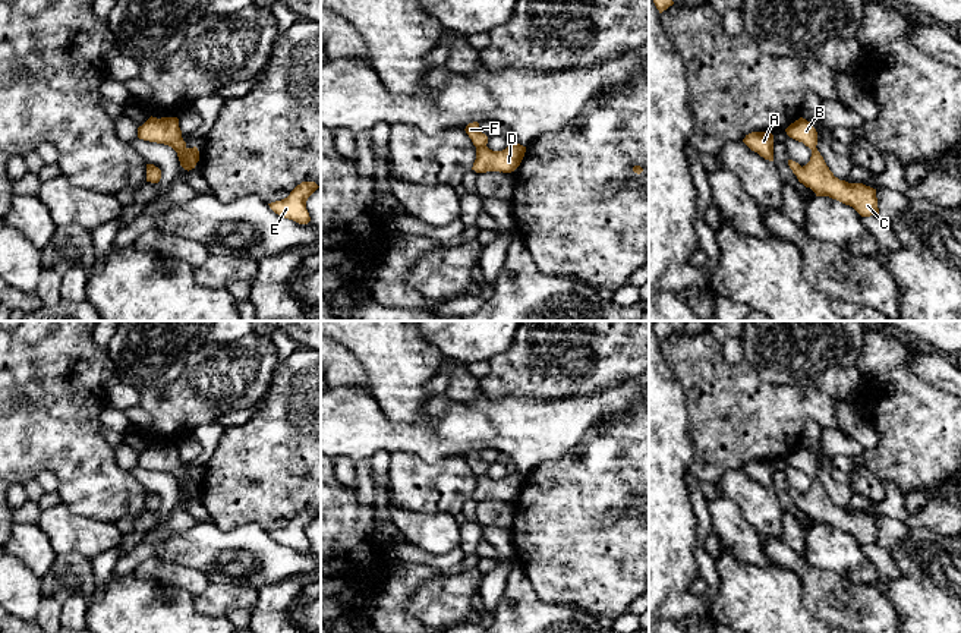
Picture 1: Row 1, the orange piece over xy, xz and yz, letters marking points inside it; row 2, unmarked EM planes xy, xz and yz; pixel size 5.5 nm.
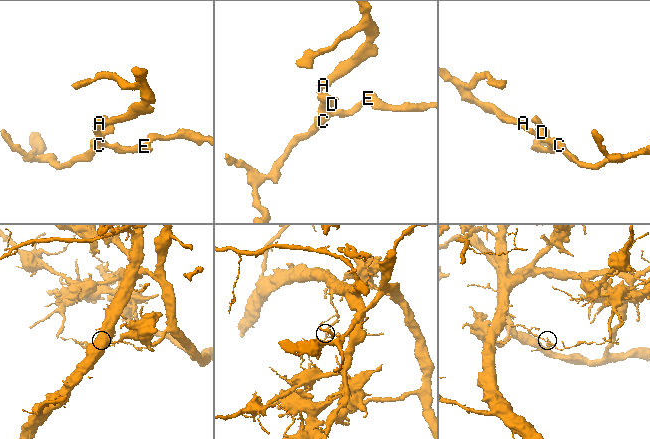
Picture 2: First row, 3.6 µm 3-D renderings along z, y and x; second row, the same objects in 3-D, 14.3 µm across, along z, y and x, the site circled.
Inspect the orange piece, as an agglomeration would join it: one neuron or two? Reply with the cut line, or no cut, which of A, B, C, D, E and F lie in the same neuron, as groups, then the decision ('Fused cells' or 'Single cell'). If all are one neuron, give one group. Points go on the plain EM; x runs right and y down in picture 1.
No split. Groups: A B C D E F. Single cell

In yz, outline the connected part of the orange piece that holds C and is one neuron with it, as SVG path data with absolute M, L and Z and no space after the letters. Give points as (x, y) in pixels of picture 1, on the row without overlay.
M800 445L785 457L787 463L803 470L812 478L810 489L806 494L788 488L788 494L798 510L810 516L816 525L829 525L853 535L861 545L879 544L876 517L863 511L839 508L826 494L817 479L817 460L810 450Z

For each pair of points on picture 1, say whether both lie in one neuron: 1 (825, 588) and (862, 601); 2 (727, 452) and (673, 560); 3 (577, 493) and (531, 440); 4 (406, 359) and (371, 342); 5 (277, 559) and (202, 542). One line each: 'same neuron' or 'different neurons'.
1: same neuron
2: different neurons
3: different neurons
4: same neuron
5: same neuron

